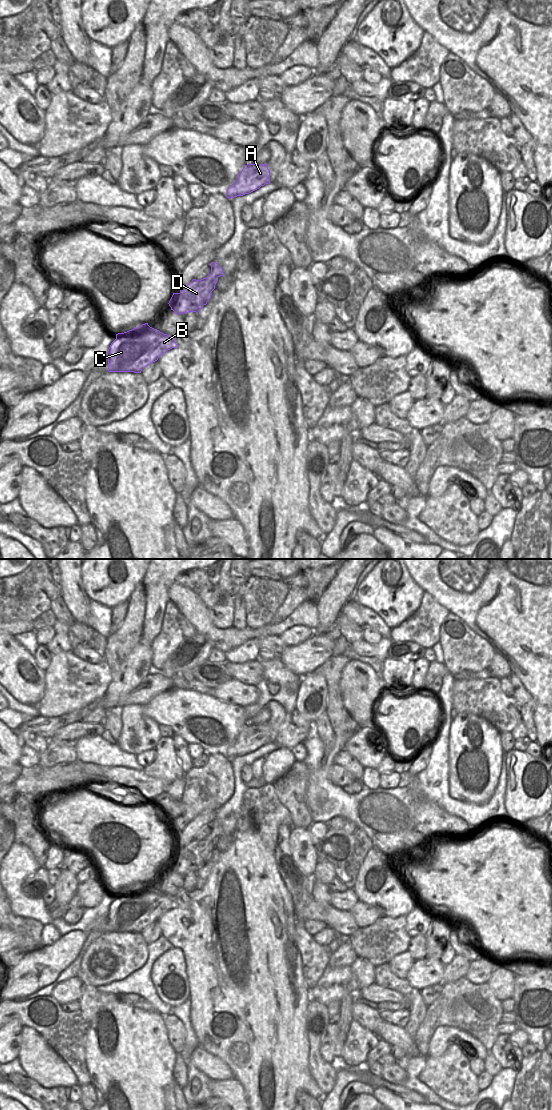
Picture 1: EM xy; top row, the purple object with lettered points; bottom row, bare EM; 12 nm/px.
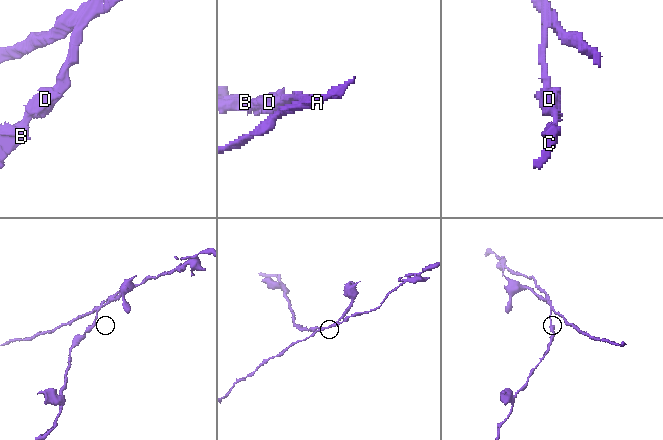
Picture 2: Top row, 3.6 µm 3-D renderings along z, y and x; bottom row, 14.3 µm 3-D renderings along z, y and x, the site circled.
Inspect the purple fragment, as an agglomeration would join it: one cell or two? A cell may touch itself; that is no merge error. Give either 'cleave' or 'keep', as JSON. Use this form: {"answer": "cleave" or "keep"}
{"answer": "cleave"}

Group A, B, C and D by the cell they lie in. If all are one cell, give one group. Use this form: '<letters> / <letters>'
A / B C D

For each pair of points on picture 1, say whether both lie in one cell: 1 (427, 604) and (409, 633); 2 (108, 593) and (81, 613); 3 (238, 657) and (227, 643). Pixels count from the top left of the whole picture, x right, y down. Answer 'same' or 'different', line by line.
1: same
2: different
3: different

